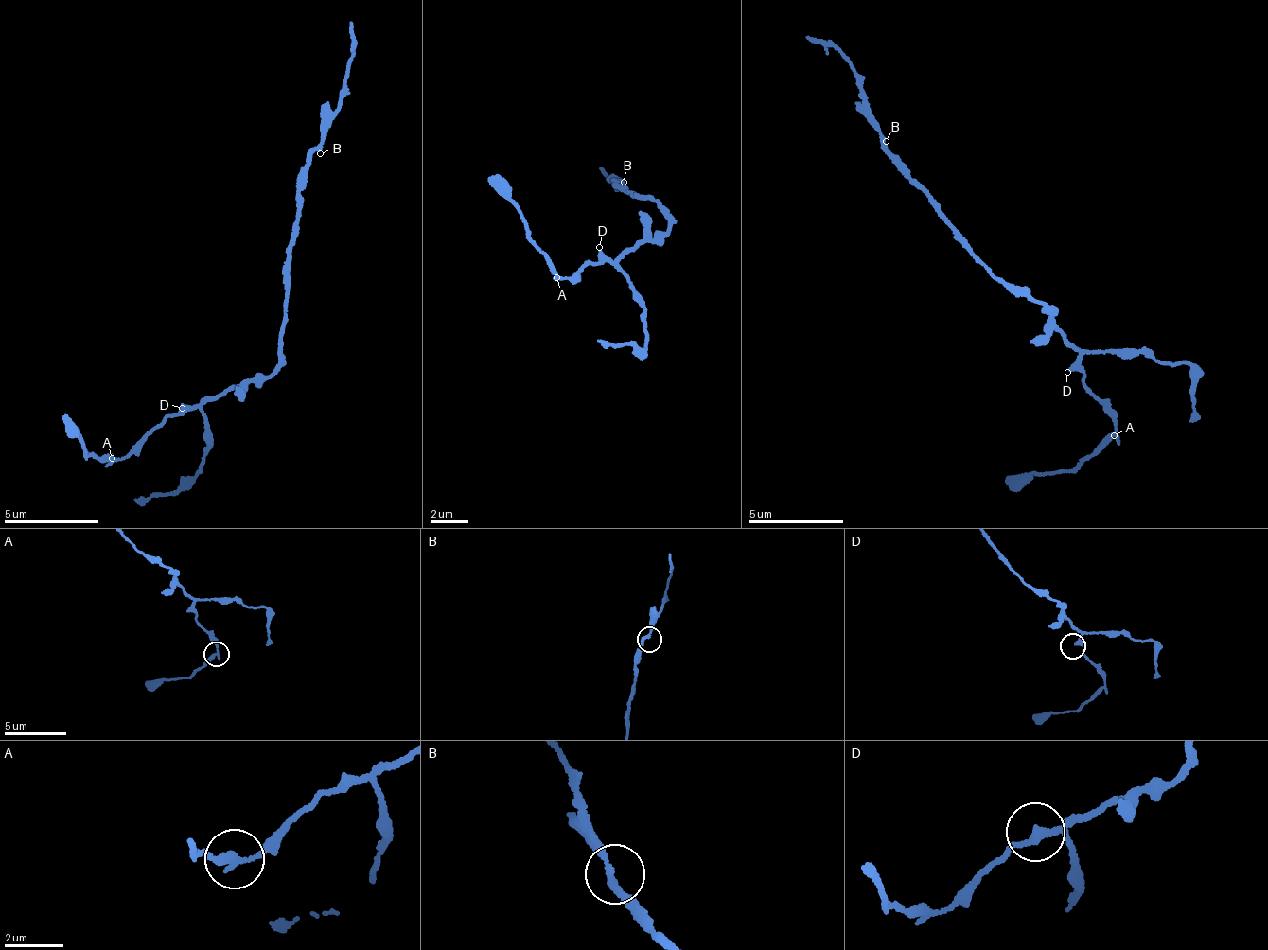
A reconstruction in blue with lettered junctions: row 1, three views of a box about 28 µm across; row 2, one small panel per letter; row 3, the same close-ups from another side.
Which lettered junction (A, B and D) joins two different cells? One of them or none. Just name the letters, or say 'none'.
A

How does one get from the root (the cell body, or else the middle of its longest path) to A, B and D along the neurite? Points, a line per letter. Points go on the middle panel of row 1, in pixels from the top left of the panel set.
A: (665, 213), (669, 225), (651, 238), (643, 238), (613, 258), (591, 263), (579, 273), (557, 279)
B: (665, 213), (650, 198), (646, 201), (630, 197), (616, 182), (624, 182)
D: (665, 213), (669, 225), (613, 258), (606, 257), (599, 247)

